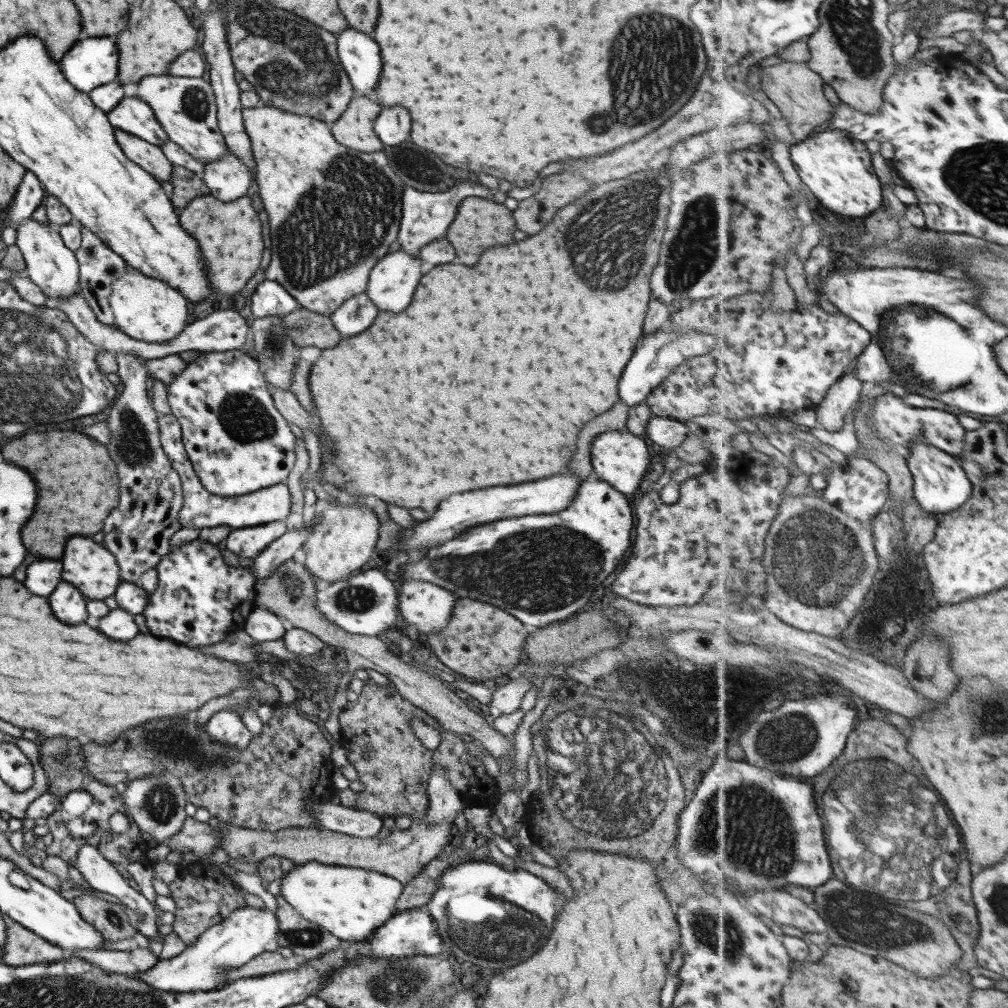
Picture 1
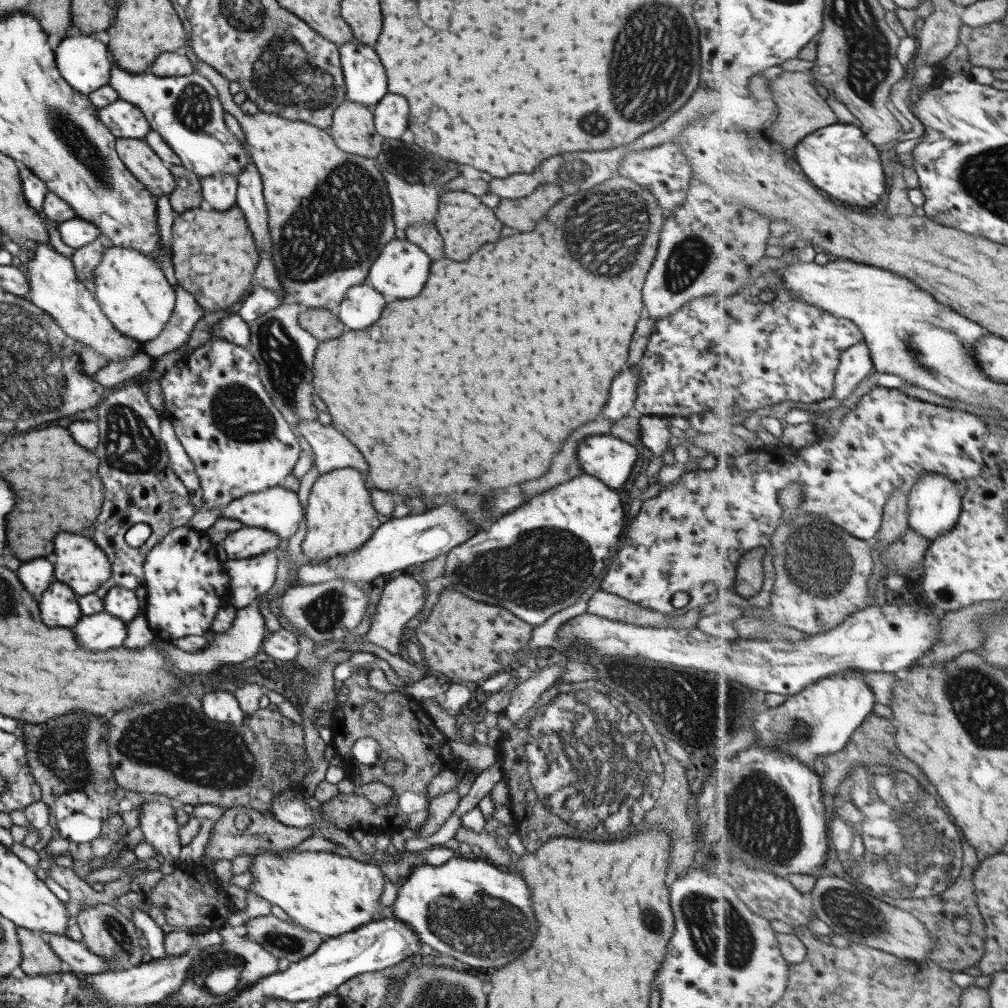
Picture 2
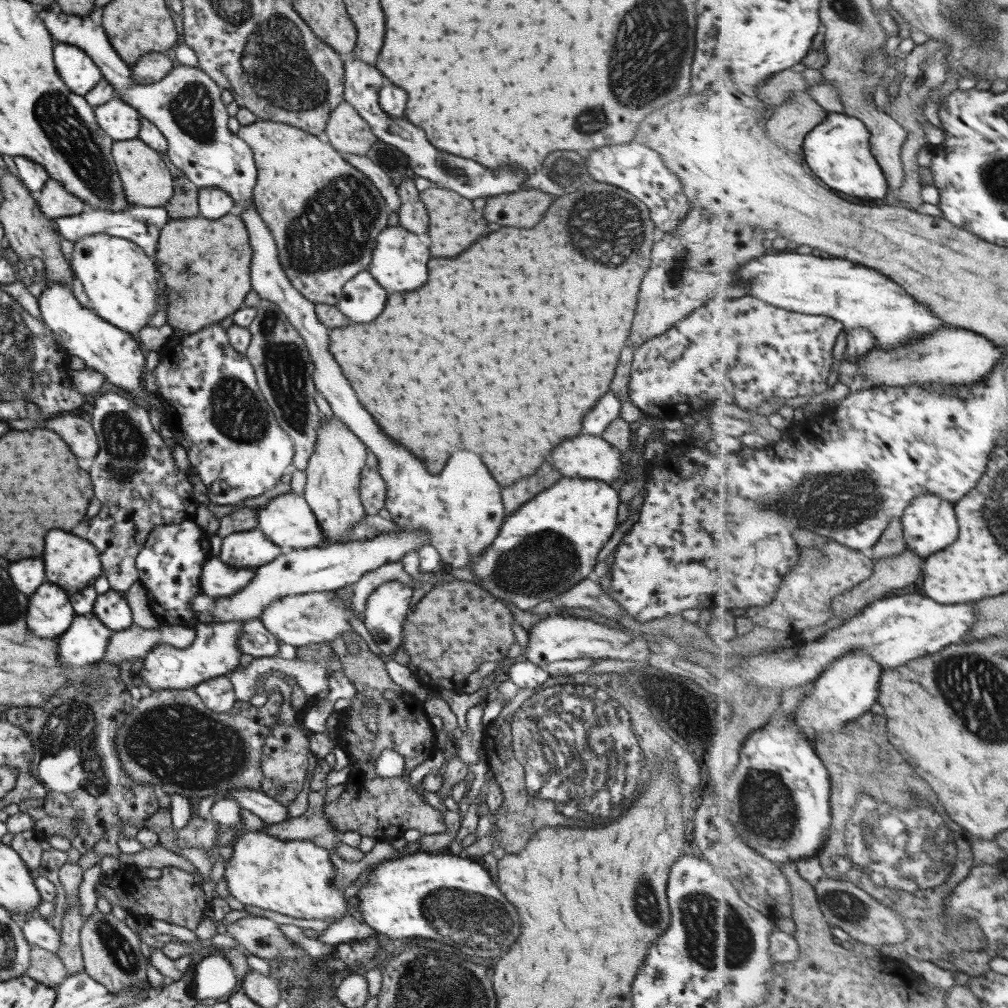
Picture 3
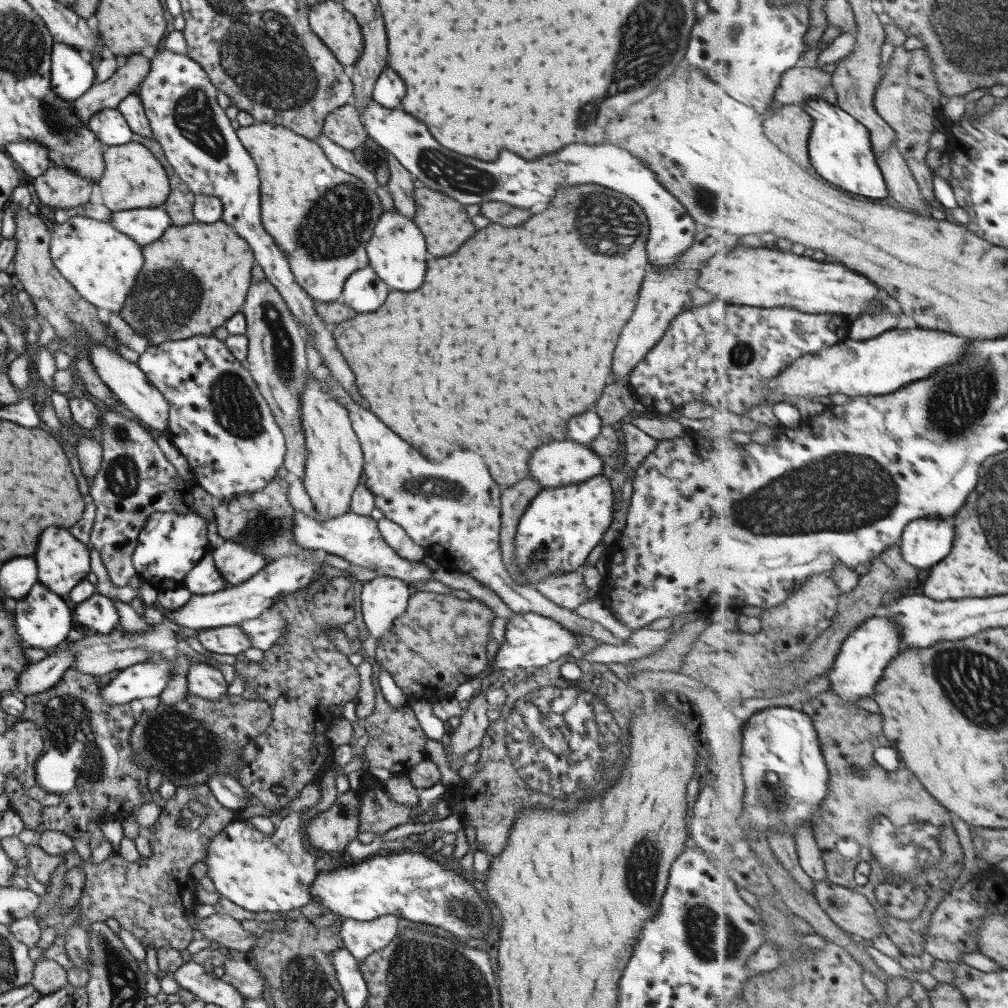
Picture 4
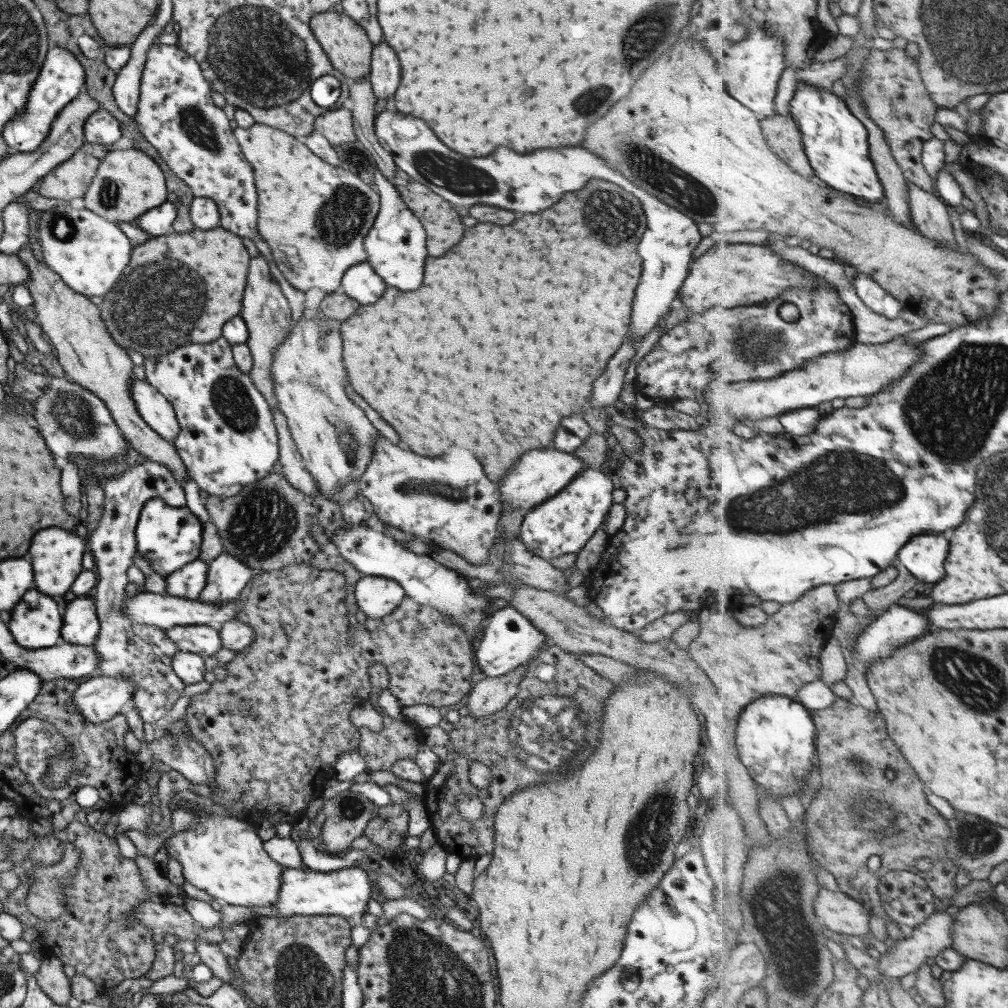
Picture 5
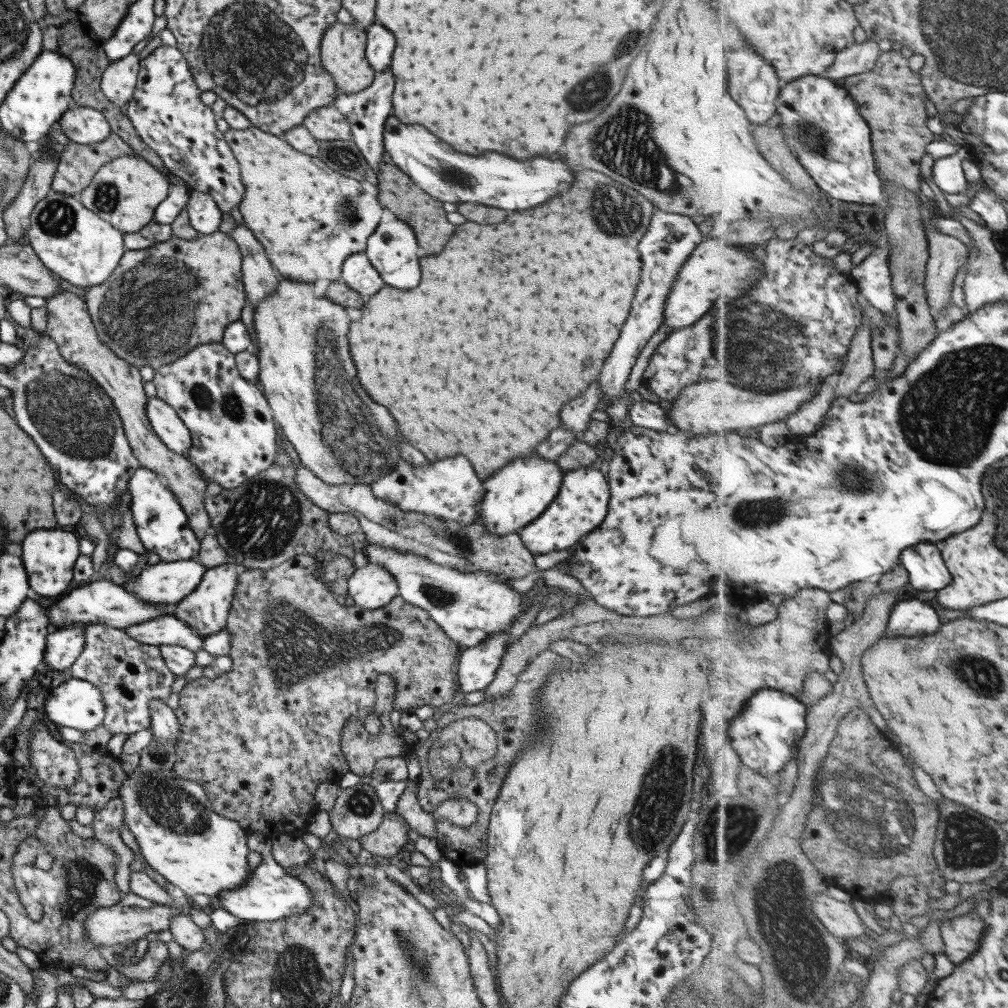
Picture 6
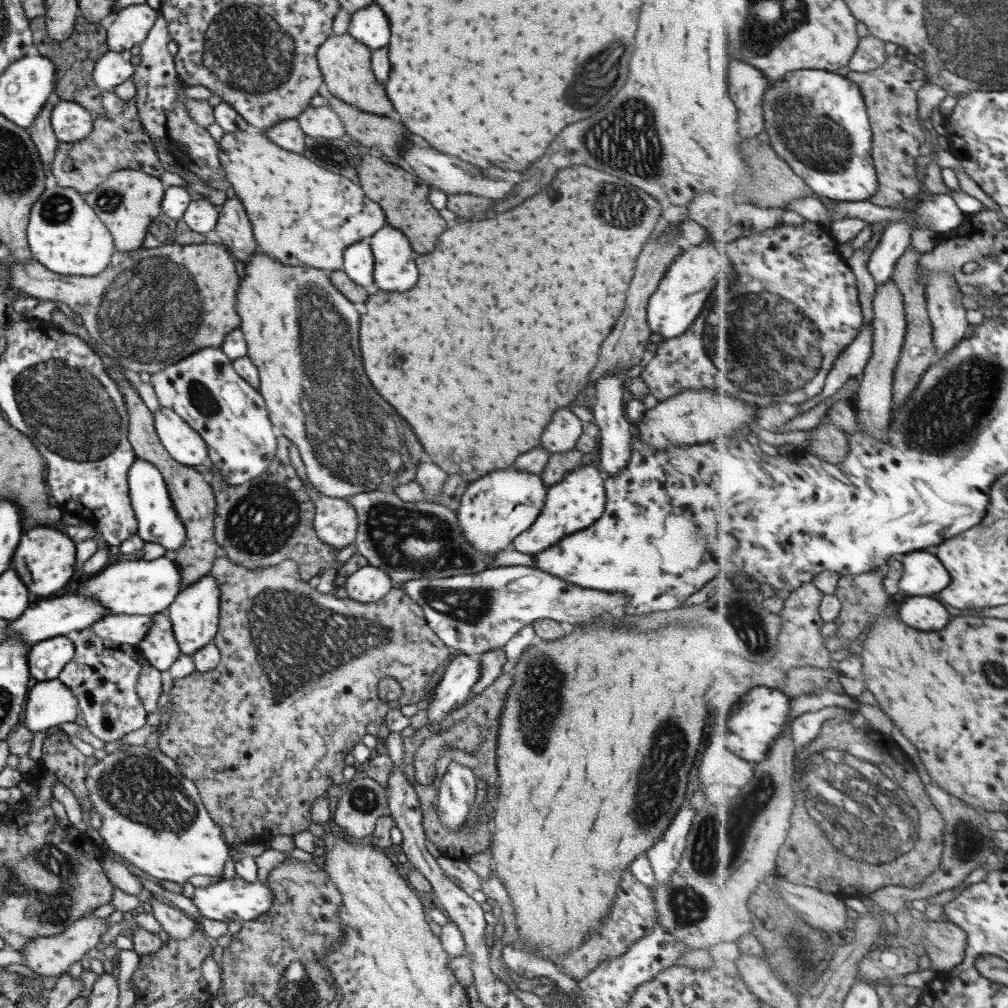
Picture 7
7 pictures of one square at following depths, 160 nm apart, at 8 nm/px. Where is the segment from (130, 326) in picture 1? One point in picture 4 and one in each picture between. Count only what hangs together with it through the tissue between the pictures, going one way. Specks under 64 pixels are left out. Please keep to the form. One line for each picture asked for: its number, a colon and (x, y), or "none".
2: (132, 291)
3: (121, 281)
4: (101, 263)

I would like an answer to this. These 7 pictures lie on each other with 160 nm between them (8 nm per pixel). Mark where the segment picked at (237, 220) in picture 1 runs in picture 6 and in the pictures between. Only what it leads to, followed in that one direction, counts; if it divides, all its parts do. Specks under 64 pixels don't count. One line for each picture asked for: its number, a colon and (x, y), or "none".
2: (214, 256)
3: (219, 253)
4: (208, 265)
5: (178, 288)
6: (137, 313)

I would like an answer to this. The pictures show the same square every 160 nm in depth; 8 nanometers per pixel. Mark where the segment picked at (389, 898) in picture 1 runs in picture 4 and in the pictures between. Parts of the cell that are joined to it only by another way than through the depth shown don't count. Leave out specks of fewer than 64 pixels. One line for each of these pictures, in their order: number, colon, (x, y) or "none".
2: (324, 892)
3: (293, 878)
4: (261, 873)

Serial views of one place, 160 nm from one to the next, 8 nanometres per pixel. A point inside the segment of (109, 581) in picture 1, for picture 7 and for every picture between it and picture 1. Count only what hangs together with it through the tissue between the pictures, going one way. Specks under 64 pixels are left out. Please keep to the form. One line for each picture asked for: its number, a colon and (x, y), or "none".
2: (80, 563)
3: (72, 562)
4: (63, 561)
5: (56, 554)
6: (49, 556)
7: (45, 560)

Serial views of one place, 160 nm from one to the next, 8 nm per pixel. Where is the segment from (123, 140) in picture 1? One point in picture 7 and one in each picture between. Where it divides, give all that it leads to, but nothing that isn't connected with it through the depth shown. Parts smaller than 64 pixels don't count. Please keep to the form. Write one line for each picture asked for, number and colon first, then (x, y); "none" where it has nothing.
2: (138, 157)
3: (146, 180)
4: (132, 177)
5: (128, 182)
6: (125, 192)
7: (127, 202)

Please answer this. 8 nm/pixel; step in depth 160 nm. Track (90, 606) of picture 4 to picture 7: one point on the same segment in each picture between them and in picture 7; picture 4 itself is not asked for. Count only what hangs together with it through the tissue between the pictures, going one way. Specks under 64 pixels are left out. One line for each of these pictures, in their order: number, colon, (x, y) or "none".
5: (80, 625)
6: (64, 644)
7: (46, 660)

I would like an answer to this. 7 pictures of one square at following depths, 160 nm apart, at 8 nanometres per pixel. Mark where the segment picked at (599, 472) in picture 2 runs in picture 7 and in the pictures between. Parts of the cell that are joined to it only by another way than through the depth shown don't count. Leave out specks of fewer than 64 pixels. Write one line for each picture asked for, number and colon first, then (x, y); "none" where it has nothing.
3: (587, 457)
4: (558, 464)
5: (540, 474)
6: (520, 492)
7: (494, 510)

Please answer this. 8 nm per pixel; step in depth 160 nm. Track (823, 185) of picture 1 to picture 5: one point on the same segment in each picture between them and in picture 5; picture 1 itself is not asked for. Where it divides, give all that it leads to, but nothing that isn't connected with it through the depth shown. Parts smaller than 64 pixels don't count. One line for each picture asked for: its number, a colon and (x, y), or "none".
2: (841, 159)
3: (840, 150)
4: (842, 151)
5: (838, 142)

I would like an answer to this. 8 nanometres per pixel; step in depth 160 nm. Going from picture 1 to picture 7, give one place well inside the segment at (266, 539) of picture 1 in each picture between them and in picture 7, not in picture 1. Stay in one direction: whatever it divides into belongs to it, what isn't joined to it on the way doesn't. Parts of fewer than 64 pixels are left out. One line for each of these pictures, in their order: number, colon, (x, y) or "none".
2: (248, 542)
3: (248, 549)
4: (236, 564)
5: (226, 577)
6: (206, 609)
7: (194, 615)

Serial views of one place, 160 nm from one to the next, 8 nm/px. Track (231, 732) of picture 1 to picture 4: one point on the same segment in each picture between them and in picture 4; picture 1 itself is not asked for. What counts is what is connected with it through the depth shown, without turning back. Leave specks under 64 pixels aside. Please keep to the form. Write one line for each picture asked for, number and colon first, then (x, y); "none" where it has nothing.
2: (220, 706)
3: (217, 693)
4: (203, 680)

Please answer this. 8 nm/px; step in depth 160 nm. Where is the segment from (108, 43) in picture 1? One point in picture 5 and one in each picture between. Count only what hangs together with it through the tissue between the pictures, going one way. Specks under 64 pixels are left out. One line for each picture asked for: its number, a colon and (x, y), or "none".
2: (84, 62)
3: (78, 71)
4: (73, 73)
5: (62, 78)

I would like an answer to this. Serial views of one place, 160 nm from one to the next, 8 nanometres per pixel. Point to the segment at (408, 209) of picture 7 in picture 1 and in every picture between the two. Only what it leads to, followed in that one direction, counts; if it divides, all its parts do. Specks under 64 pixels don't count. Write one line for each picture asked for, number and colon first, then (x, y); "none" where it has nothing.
1: (478, 224)
2: (465, 223)
3: (454, 224)
4: (444, 222)
5: (440, 219)
6: (398, 192)

